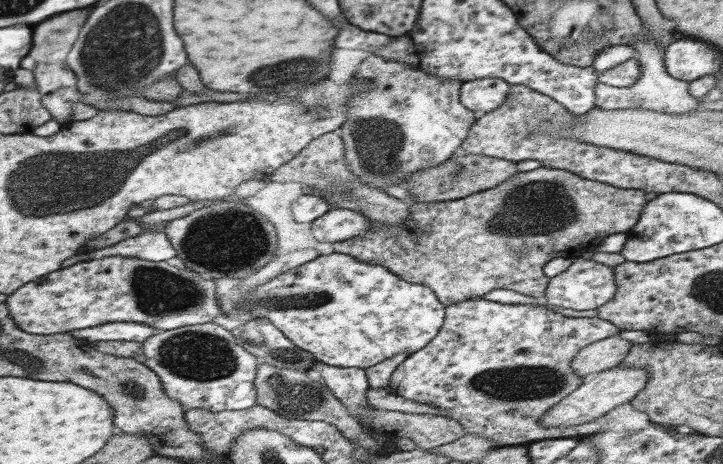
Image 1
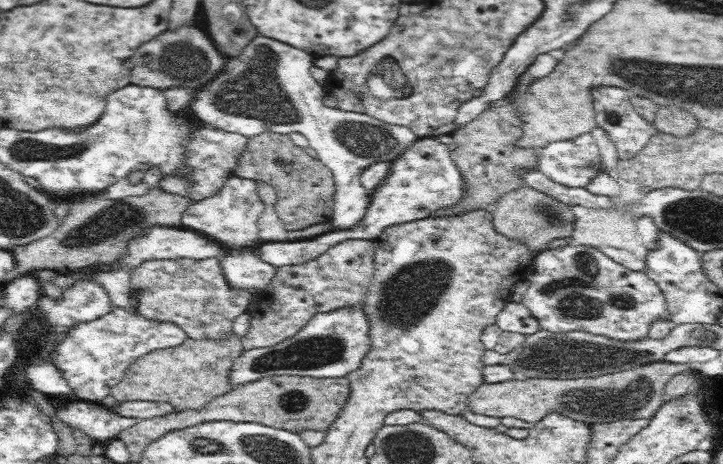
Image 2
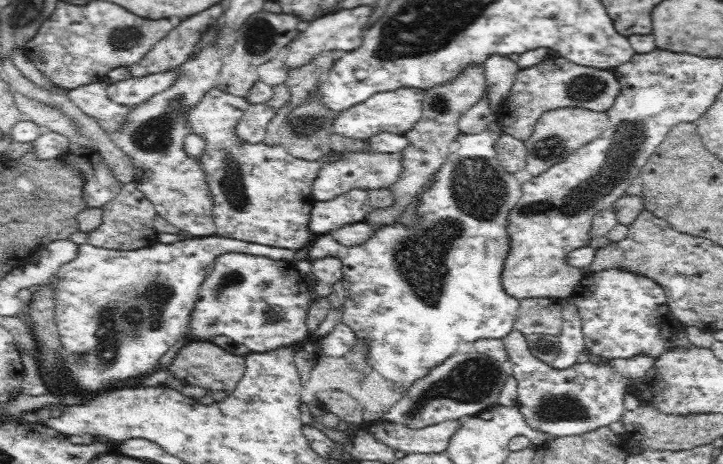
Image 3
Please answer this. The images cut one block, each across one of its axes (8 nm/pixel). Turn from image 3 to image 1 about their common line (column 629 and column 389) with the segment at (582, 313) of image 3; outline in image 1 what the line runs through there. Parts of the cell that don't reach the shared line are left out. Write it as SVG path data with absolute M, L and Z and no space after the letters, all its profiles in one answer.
M336 252L320 254L256 287L250 297L242 301L241 308L256 319L270 319L298 348L310 352L317 361L342 368L367 369L396 354L416 352L426 347L446 322L446 305L430 287L405 281L384 265Z

